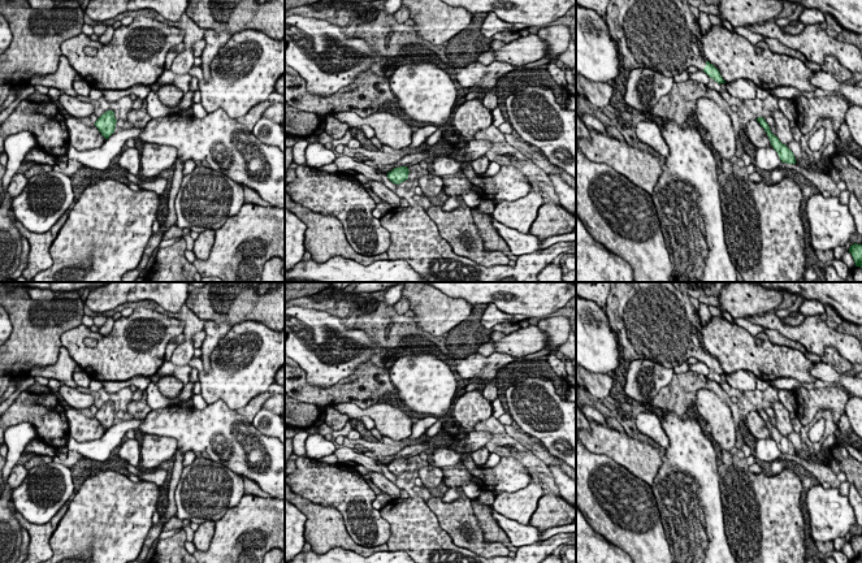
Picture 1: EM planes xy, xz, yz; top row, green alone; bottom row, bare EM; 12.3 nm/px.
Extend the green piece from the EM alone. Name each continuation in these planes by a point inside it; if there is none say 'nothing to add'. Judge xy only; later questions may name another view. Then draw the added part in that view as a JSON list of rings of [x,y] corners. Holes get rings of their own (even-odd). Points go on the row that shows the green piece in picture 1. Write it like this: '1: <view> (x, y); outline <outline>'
nothing to add

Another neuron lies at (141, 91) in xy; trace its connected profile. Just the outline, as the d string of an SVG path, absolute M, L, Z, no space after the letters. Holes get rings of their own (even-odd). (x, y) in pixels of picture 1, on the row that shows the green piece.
M133 86L127 90L104 90L103 98L109 103L116 103L120 99L130 95L135 95L137 98L146 100L148 92L151 91L150 86Z

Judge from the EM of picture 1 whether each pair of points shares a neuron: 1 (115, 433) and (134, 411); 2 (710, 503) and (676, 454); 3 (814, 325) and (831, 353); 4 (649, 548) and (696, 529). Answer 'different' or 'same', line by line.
1: different
2: same
3: different
4: different

